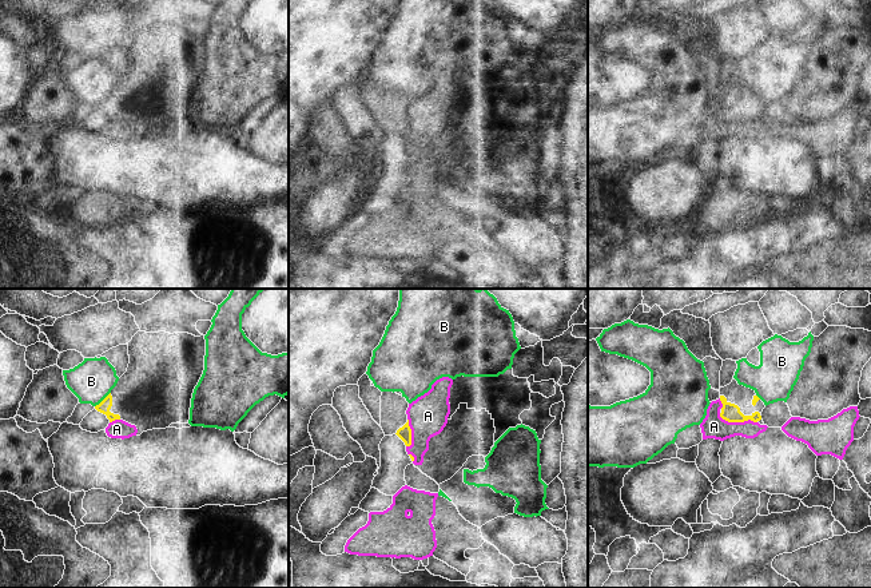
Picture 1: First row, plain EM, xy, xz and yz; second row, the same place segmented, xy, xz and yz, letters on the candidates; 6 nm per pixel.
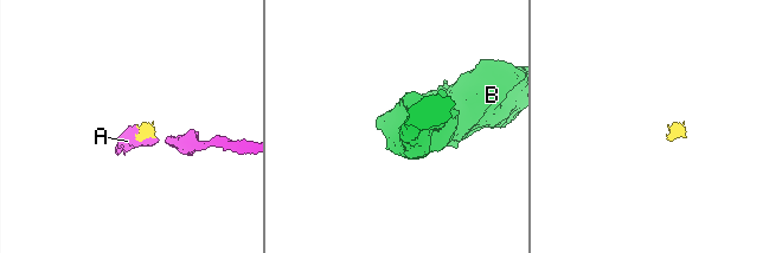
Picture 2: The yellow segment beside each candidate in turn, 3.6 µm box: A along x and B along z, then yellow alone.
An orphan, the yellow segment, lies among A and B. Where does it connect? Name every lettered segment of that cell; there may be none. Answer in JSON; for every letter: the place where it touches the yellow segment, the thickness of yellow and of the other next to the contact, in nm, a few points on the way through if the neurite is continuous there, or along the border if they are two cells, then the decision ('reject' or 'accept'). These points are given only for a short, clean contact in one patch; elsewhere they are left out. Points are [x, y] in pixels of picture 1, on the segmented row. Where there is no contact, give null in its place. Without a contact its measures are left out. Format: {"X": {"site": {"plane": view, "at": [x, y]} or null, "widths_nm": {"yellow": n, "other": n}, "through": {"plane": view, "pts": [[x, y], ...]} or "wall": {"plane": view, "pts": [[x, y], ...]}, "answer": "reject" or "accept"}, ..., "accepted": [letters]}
{"A": {"site": {"plane": "yz", "at": [738, 421]}, "widths_nm": {"yellow": 110, "other": 140}, "wall": {"plane": "yz", "pts": [[719, 413], [728, 421], [752, 420], [756, 422]]}, "answer": "reject"}, "B": {"site": {"plane": "xy", "at": [103, 400]}, "widths_nm": {"yellow": 70, "other": 260}, "wall": {"plane": "xy", "pts": [[110, 392], [95, 406]]}, "answer": "reject"}, "accepted": []}

